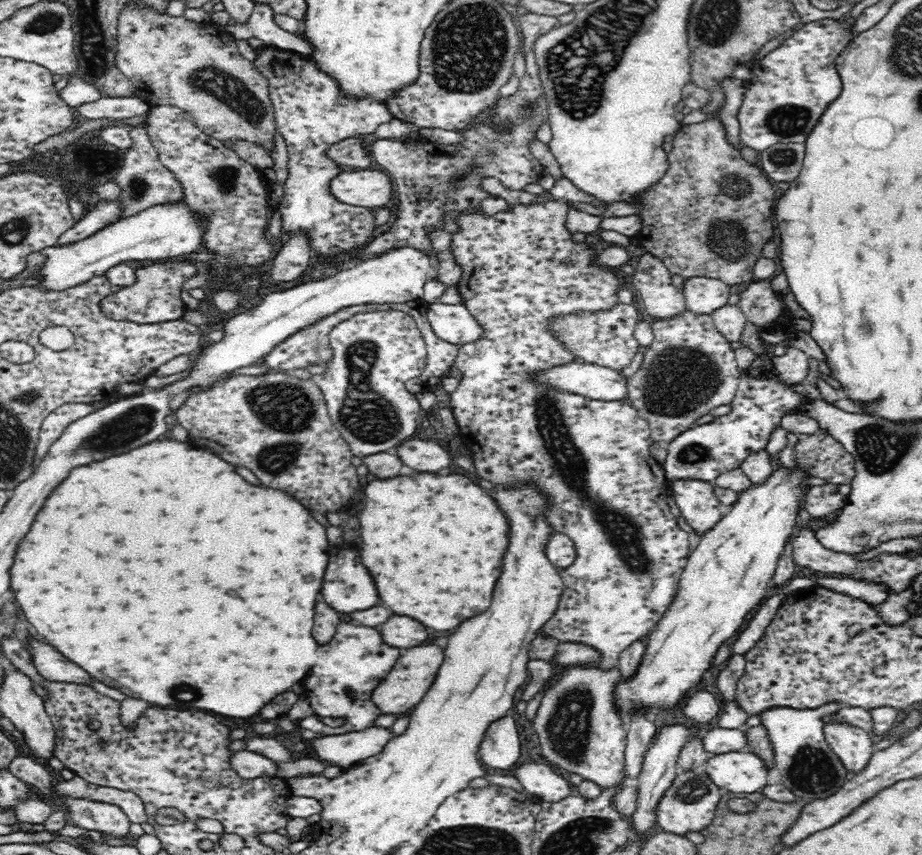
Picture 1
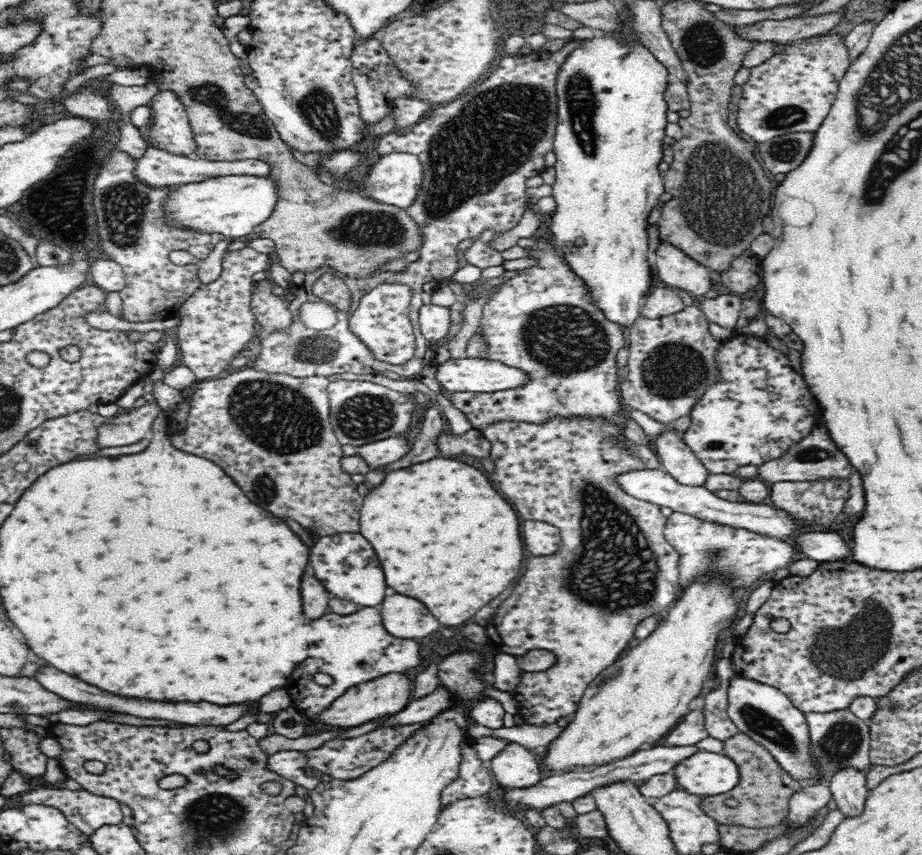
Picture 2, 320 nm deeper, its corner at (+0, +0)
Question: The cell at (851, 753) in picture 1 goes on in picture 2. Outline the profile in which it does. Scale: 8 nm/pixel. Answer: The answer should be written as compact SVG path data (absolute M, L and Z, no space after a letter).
M844 766L842 770L839 770L831 778L828 785L831 790L831 796L836 802L838 810L844 815L844 818L854 818L863 810L870 792L866 787L866 775L864 773L853 767Z

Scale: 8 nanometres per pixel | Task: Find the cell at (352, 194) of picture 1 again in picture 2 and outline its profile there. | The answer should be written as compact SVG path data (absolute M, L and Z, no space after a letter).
M415 154L382 155L371 169L362 193L387 205L407 209L423 185L423 166Z

